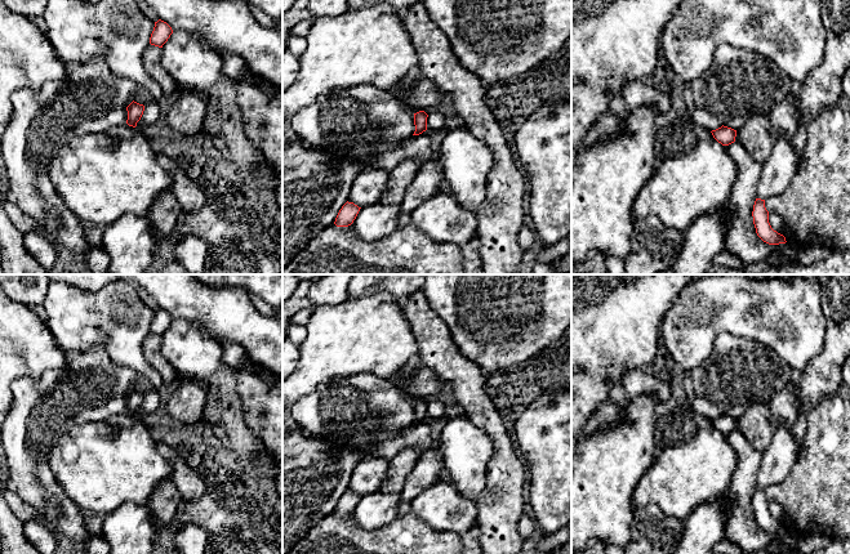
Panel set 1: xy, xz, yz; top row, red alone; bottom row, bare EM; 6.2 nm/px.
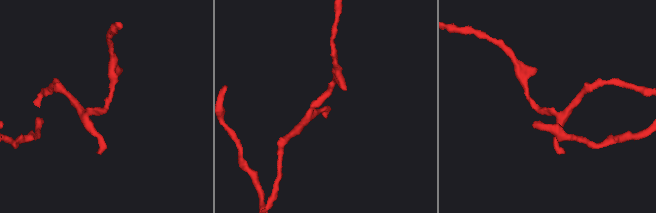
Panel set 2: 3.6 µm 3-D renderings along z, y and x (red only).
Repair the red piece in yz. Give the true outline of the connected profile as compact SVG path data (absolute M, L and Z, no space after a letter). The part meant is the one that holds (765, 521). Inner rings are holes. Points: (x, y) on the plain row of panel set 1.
M756 487L753 493L753 513L757 524L769 533L786 532L786 526L774 519L769 511L769 500L765 496L765 488Z

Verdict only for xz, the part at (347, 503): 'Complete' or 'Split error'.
Complete

